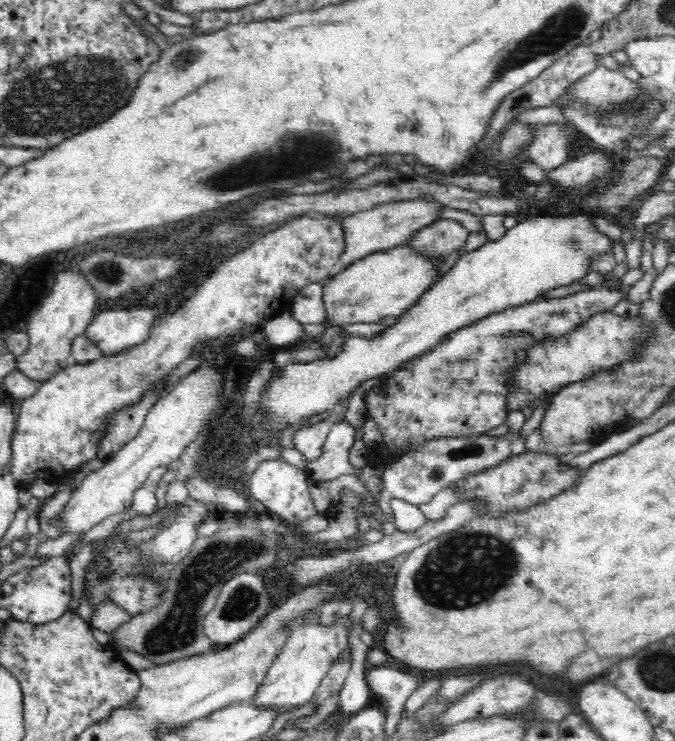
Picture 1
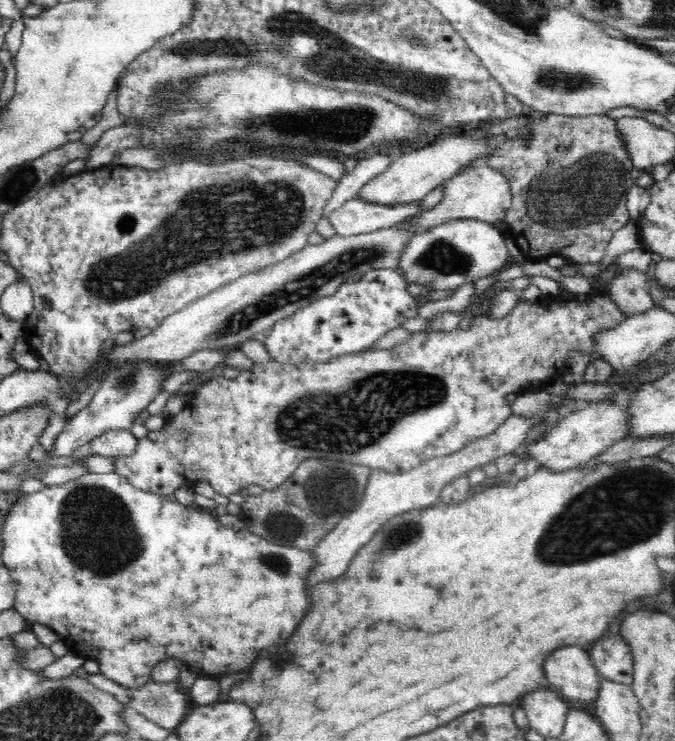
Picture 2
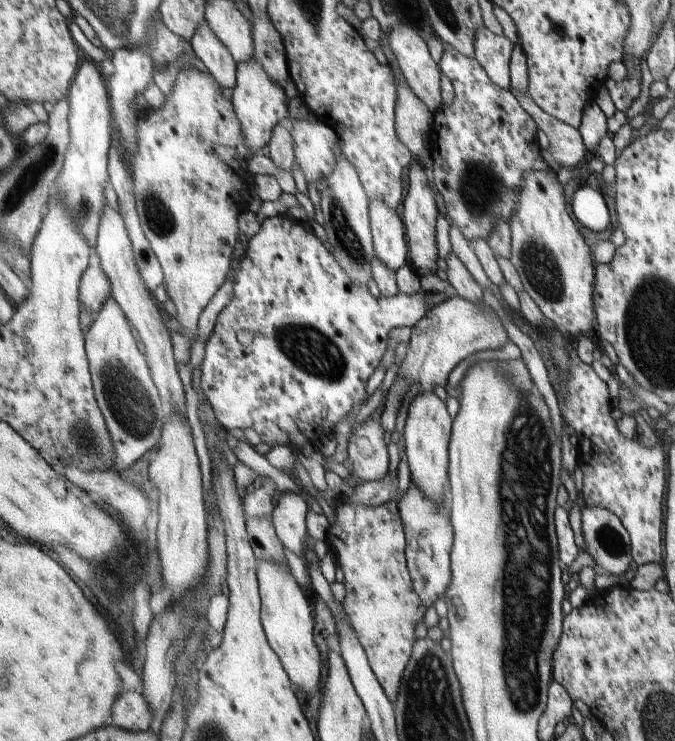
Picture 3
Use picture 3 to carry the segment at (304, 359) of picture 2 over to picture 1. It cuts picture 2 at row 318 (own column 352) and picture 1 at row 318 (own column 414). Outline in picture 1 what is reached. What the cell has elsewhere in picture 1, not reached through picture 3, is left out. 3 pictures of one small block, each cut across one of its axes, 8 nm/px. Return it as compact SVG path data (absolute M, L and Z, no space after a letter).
M310 283L298 290L288 308L291 315L302 324L324 322L326 311L323 303L323 284Z

